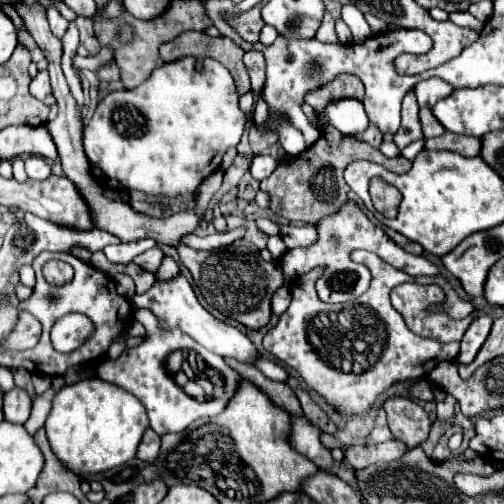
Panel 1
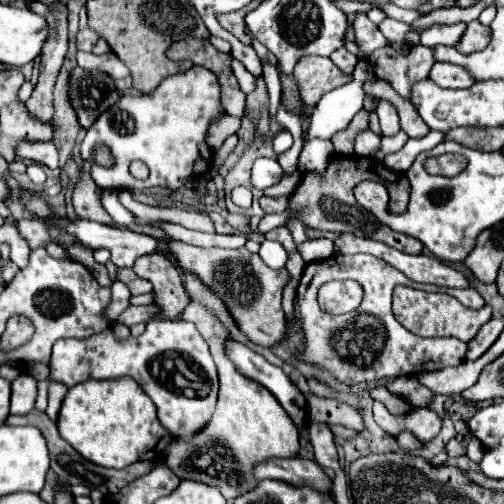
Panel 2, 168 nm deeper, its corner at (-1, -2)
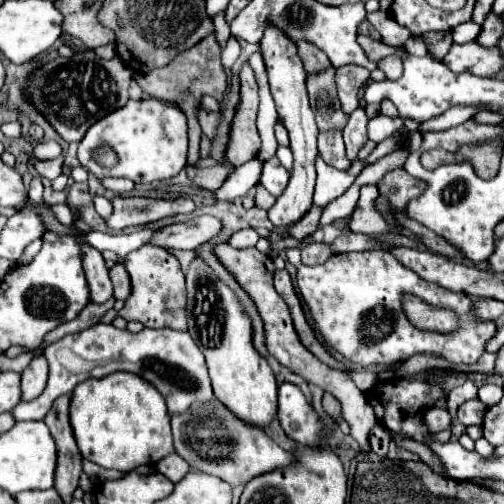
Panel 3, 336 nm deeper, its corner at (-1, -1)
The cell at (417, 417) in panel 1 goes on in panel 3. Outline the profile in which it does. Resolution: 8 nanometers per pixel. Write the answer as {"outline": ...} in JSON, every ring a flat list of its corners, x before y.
{"outline":[[435,407,433,411,427,411,425,417,427,417,429,429,431,429,433,433,445,431,445,429,449,429,449,427,453,425,453,419,451,419,451,415,449,415,447,409,439,409,439,407]]}

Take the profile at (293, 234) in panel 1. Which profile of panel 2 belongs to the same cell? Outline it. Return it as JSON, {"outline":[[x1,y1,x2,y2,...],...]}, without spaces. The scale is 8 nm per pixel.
{"outline":[[311,238,311,240,299,242,297,252,301,254,301,258,307,264,315,262,315,260,327,260,329,256,333,256,333,240,329,240,329,238]]}

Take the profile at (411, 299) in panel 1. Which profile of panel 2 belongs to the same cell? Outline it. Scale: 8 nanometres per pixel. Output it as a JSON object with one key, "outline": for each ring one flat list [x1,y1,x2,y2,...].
{"outline":[[397,286,392,296,392,310,395,318,413,334,417,336,427,336,427,338,445,338,445,336,453,336,459,338,463,342,469,342,479,328,491,320,491,308,483,306,479,310,471,310,465,308,459,300,455,300,449,294,431,294,431,292,423,292,423,290,413,290,409,286]]}

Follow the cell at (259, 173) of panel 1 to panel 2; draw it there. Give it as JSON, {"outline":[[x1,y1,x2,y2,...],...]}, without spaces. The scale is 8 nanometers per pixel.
{"outline":[[257,158,251,170,251,182,259,190,265,190,267,186,277,184,281,176,283,176,283,170,275,158]]}

